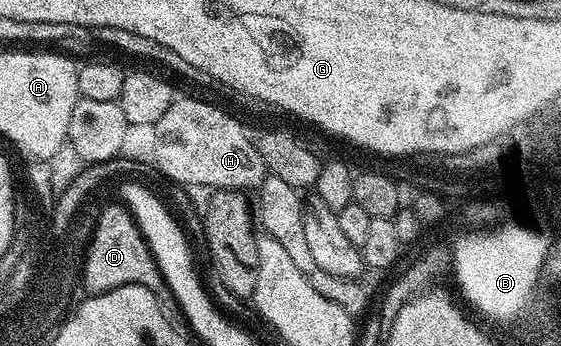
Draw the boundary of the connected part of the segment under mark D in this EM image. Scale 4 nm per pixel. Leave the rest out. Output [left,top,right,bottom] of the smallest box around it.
[84,202,174,304]

